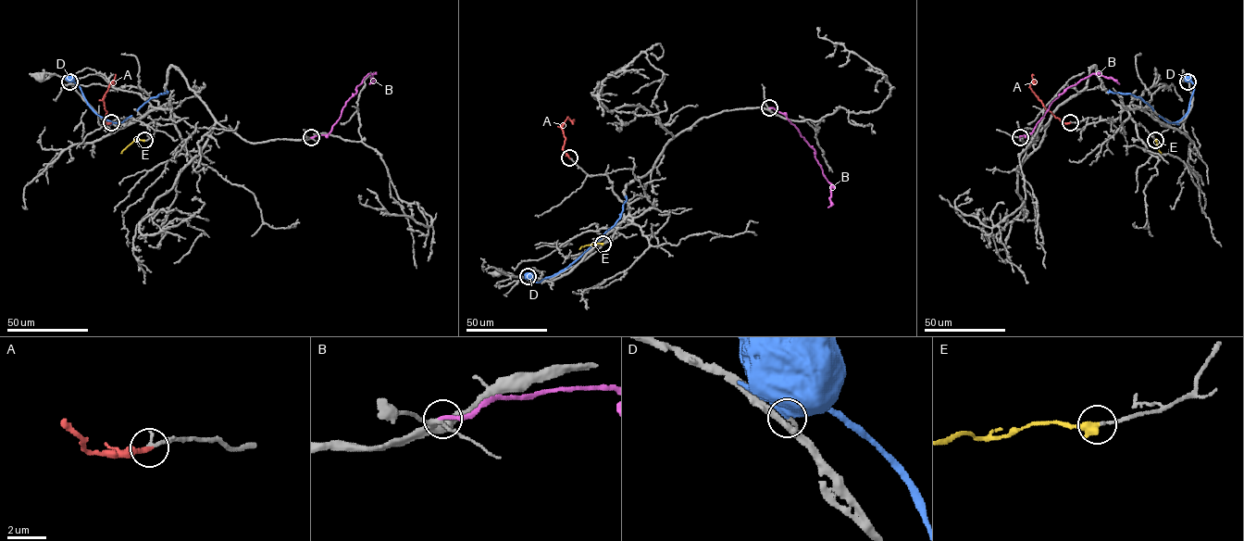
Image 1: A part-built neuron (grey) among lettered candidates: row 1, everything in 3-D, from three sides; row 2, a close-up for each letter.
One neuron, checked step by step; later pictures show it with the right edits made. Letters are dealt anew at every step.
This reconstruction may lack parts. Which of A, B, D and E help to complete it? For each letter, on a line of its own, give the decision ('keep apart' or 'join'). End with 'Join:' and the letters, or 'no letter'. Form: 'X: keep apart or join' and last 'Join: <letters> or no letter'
A: join
B: keep apart
D: keep apart
E: join
Join: A, E

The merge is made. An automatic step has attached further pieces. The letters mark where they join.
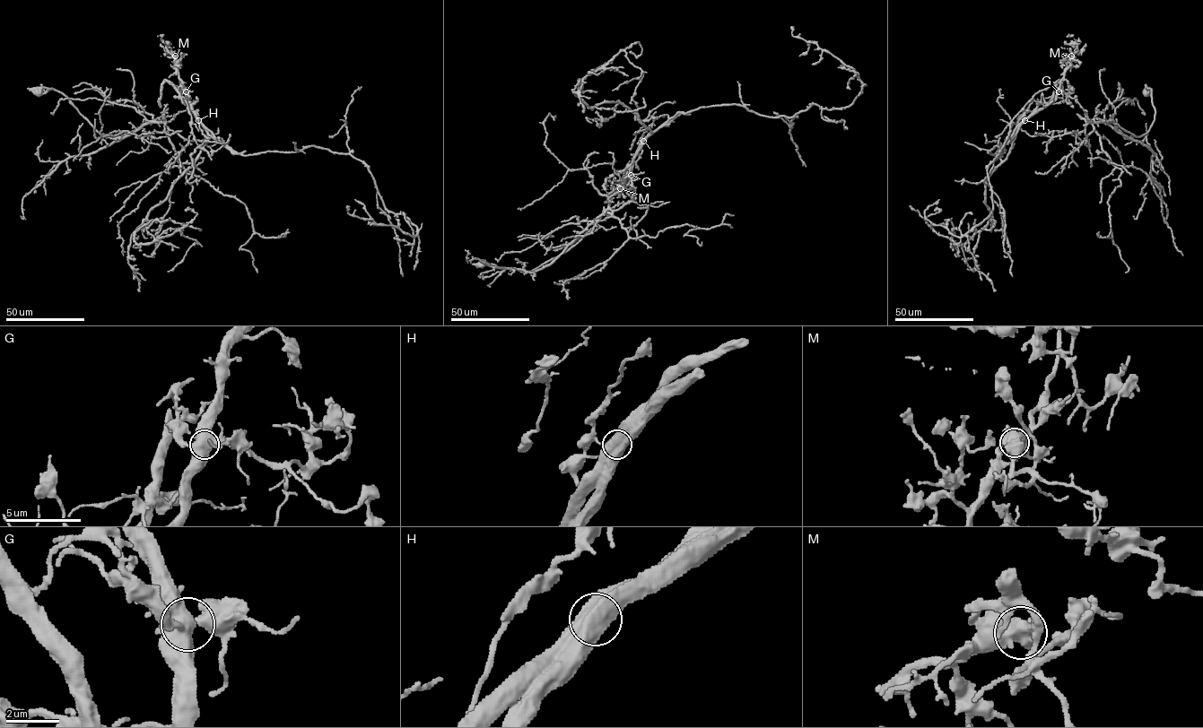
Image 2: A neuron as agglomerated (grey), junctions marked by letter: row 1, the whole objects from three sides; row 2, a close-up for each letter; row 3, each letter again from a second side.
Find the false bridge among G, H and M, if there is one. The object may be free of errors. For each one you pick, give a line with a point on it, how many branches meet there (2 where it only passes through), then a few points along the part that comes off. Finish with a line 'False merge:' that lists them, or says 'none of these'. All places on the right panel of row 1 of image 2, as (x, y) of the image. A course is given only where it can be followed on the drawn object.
H: (1024, 120) | 2 | (1024, 120), (1040, 104), (1052, 102), (1056, 99), (1067, 63), (1076, 46), (1065, 44), (1061, 47), (1065, 56)
False merge: H

